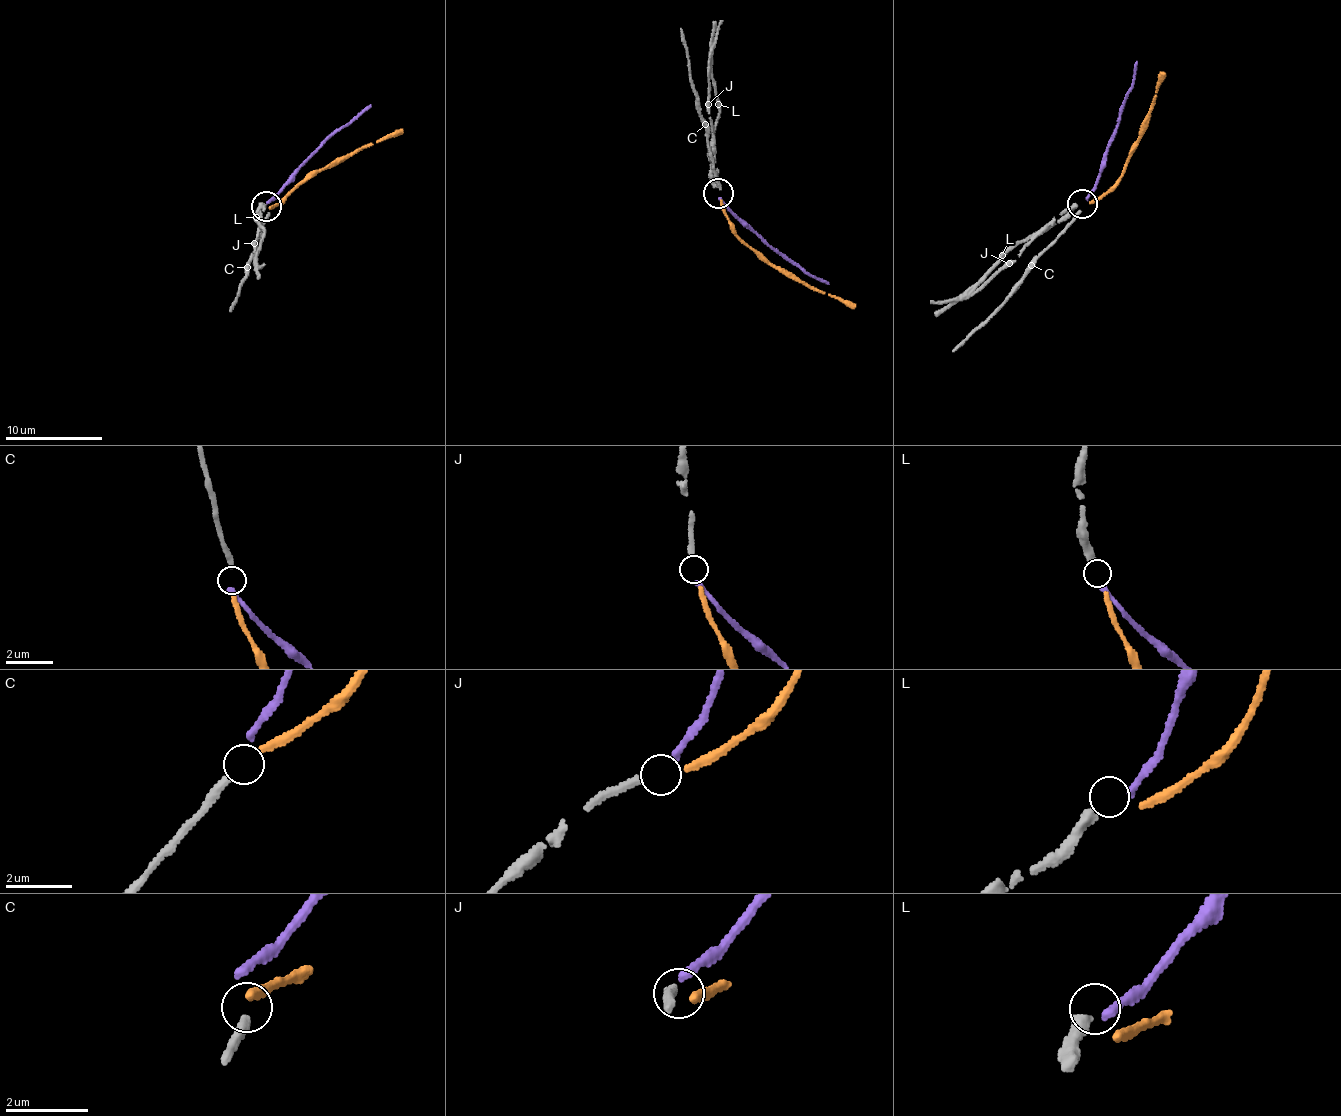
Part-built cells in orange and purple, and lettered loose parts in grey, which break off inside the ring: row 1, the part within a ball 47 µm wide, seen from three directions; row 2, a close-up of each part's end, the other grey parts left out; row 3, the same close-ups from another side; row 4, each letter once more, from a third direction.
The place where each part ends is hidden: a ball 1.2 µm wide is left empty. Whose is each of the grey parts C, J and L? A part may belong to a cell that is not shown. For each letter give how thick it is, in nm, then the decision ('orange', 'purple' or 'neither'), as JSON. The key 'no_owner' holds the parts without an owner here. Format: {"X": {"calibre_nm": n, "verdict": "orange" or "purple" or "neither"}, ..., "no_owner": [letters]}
{"C": {"calibre_nm": 240, "verdict": "orange"}, "J": {"calibre_nm": 220, "verdict": "purple"}, "L": {"calibre_nm": 320, "verdict": "neither"}, "no_owner": ["L"]}

